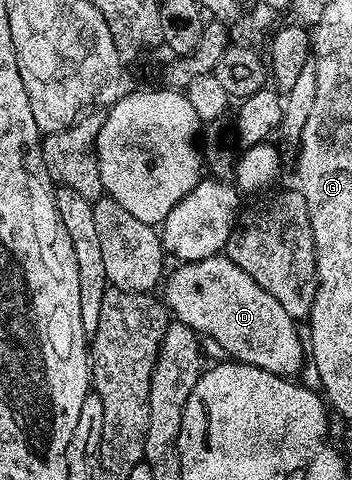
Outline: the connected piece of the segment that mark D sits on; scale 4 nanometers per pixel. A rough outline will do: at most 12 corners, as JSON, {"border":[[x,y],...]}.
{"border":[[224,253],[163,282],[176,321],[230,359],[300,375],[298,323]]}

